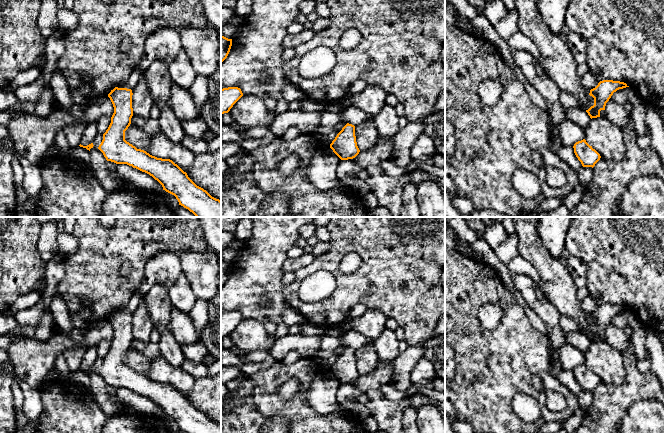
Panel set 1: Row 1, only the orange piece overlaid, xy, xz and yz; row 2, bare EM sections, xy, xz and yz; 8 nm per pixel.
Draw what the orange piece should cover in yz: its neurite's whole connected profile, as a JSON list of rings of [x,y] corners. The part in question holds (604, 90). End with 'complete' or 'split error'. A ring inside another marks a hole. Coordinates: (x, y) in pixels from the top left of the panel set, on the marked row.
[[[603,80],[590,90],[589,95],[594,98],[594,105],[586,112],[590,118],[600,117],[600,111],[605,110],[606,103],[609,101],[614,92],[619,89],[629,87],[626,83],[613,80]]]; complete

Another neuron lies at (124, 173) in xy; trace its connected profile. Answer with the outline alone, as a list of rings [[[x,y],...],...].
[[[116,164],[116,179],[121,182],[131,183],[138,189],[146,192],[161,193],[162,185],[149,174],[142,172],[127,164]]]

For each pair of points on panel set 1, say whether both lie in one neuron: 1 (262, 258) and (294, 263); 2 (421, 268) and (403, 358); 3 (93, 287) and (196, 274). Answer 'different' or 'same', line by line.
1: different
2: different
3: different

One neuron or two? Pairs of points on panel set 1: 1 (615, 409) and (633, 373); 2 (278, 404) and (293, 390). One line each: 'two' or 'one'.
1: one
2: two

